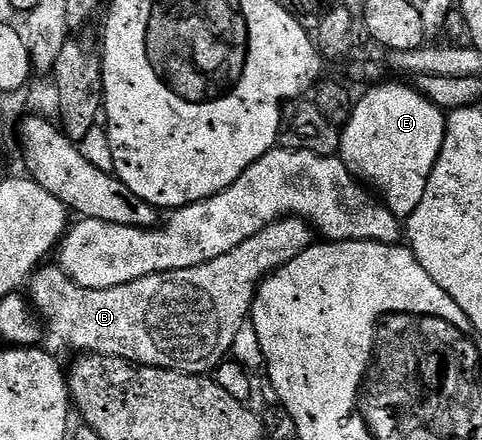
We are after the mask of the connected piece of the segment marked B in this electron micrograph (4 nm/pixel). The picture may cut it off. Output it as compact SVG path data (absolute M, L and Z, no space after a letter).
M300 217L280 218L221 258L208 260L206 264L189 270L158 272L156 276L146 276L116 288L83 288L73 283L62 268L43 266L29 281L30 299L46 327L51 327L51 332L57 339L72 344L76 353L116 356L133 364L148 368L168 368L174 372L187 372L191 376L211 374L228 359L237 332L243 324L248 323L256 288L280 264L291 260L304 248L311 247L311 232L313 233L312 225Z

